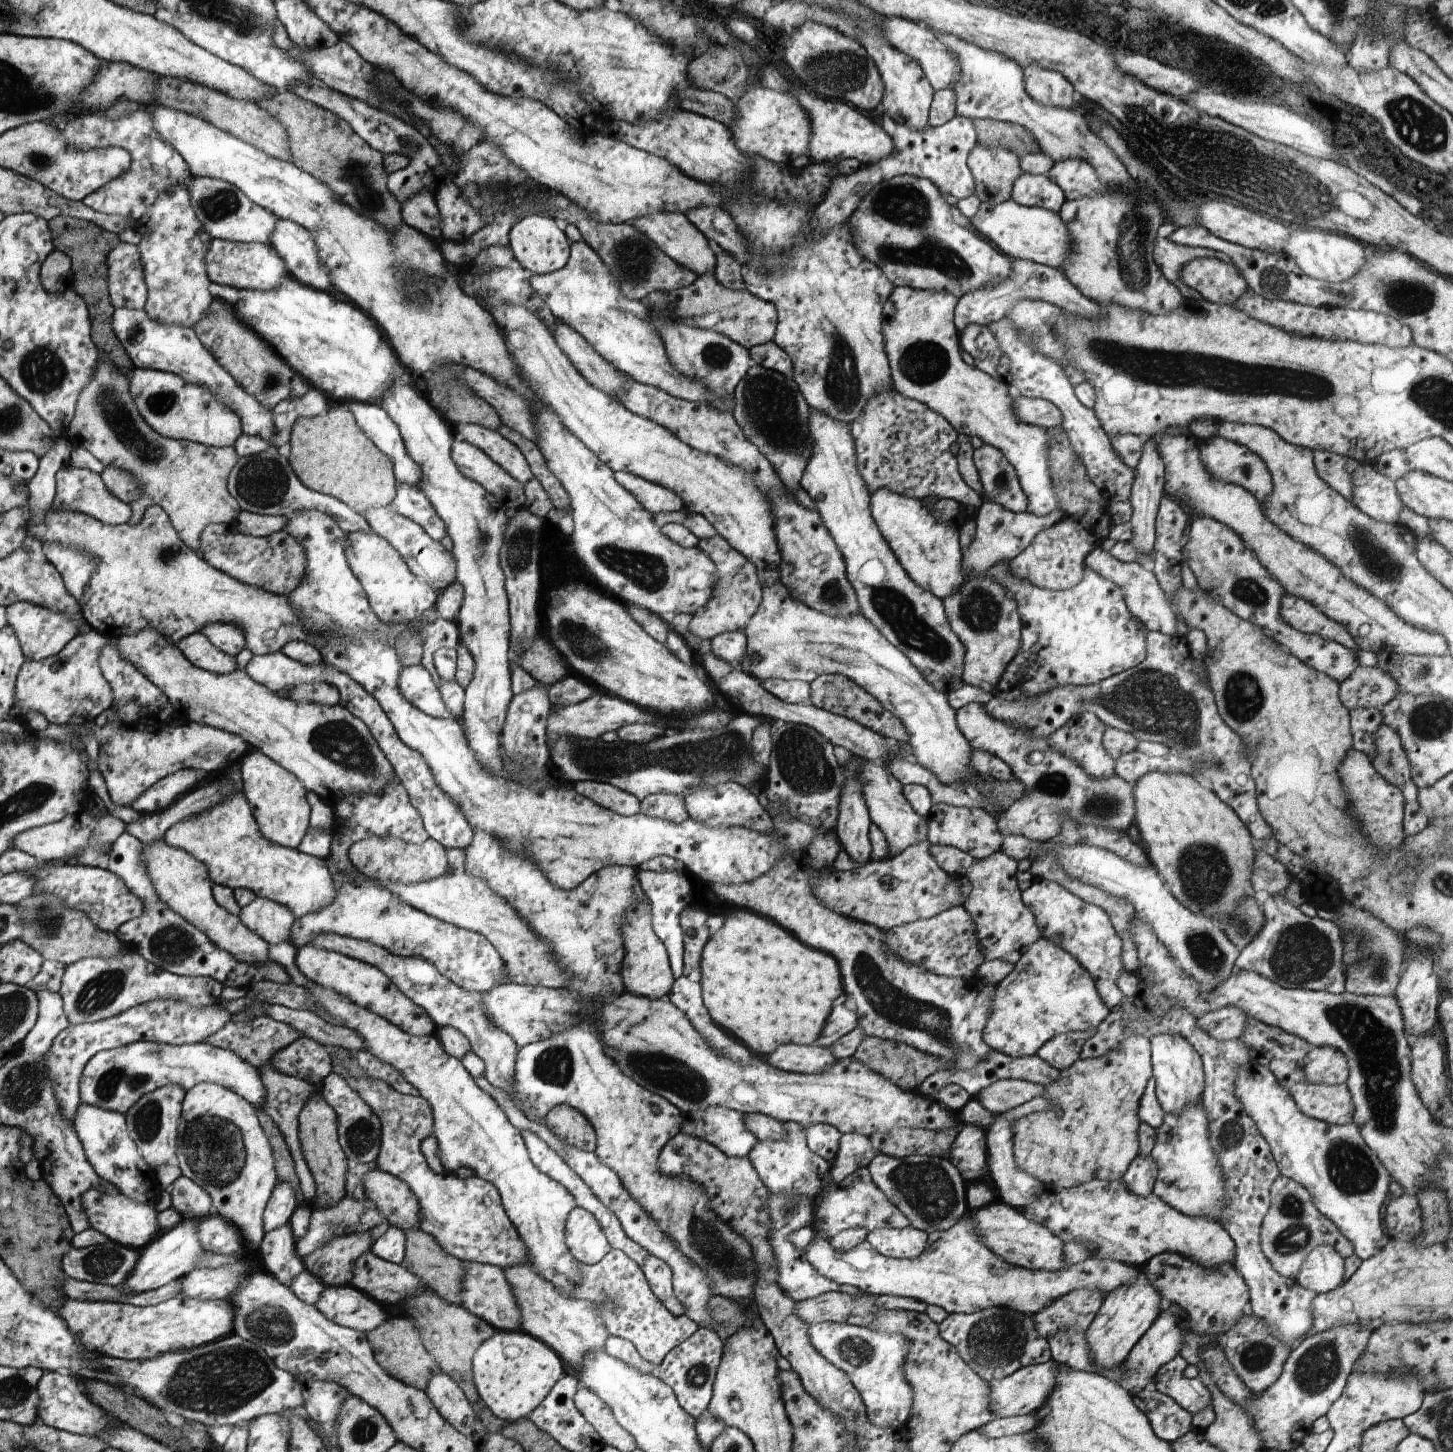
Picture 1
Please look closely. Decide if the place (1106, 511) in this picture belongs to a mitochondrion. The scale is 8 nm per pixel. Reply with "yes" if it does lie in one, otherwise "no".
no

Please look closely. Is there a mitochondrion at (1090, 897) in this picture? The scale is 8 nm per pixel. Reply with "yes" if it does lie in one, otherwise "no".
no

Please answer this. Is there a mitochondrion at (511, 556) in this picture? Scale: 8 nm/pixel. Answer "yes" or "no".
yes

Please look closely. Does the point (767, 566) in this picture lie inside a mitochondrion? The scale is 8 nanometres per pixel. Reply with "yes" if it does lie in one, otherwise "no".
no

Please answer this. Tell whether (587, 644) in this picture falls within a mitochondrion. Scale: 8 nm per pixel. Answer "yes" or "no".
yes

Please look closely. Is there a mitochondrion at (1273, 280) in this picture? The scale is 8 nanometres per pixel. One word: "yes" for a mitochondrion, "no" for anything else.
yes

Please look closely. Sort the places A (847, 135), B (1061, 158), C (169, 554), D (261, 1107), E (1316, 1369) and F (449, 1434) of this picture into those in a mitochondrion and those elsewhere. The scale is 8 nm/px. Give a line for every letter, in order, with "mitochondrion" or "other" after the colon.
A: other
B: other
C: mitochondrion
D: other
E: mitochondrion
F: other

